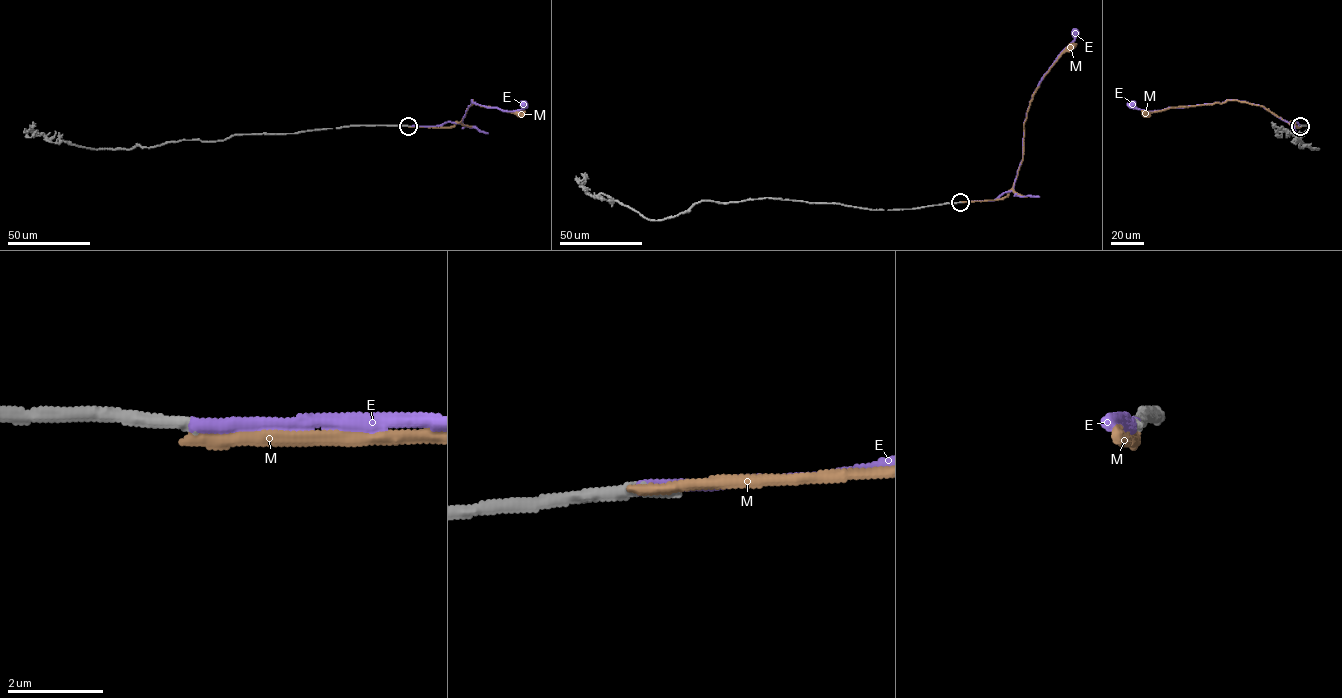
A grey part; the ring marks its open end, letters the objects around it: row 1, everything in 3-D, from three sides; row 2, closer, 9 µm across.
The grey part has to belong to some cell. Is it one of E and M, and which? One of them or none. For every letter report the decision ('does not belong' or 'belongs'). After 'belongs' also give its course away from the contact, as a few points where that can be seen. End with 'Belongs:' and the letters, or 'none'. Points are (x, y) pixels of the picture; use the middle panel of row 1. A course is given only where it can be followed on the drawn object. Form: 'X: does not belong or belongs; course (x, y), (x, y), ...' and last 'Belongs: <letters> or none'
E: belongs; course (960, 202), (993, 200), (1013, 190), (1022, 159), (1024, 125), (1031, 96), (1044, 74), (1074, 40), (1074, 32)
M: does not belong
Belongs: E

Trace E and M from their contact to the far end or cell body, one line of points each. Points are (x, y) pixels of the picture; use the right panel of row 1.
E: (1301, 126), (1281, 119), (1262, 106), (1236, 100), (1147, 111), (1130, 104)
M: (1301, 126), (1259, 105), (1234, 100), (1146, 112)

